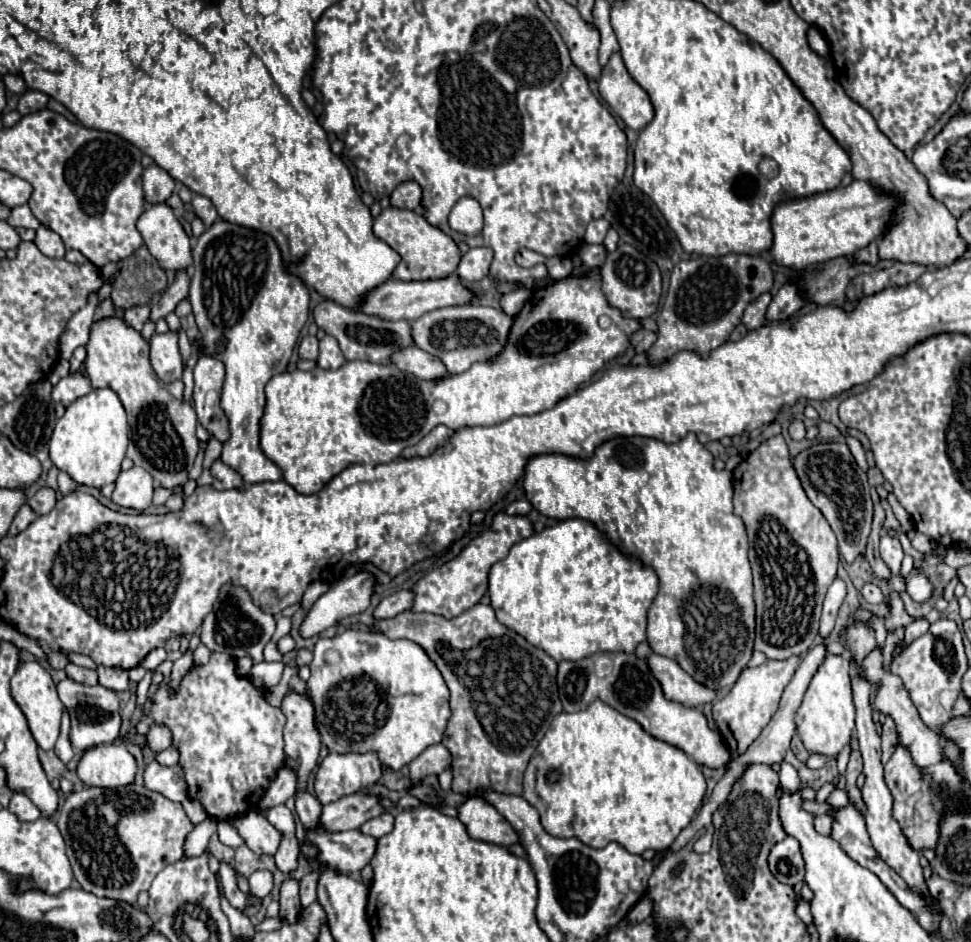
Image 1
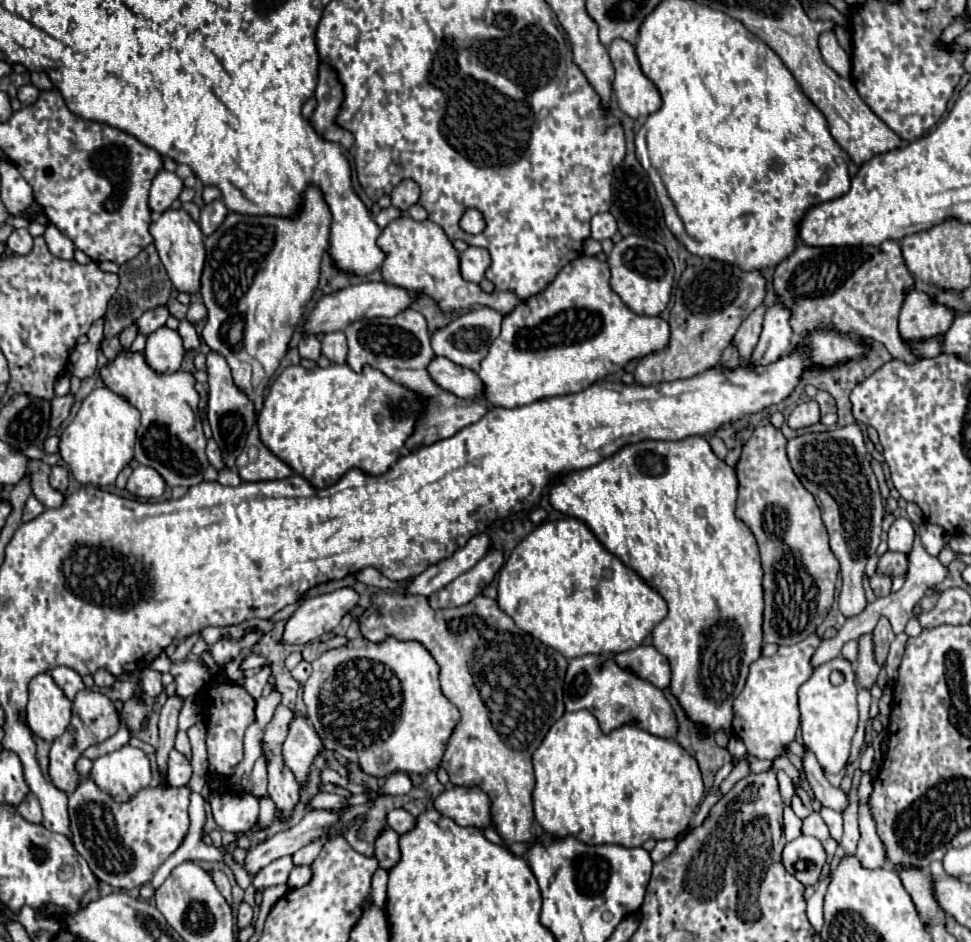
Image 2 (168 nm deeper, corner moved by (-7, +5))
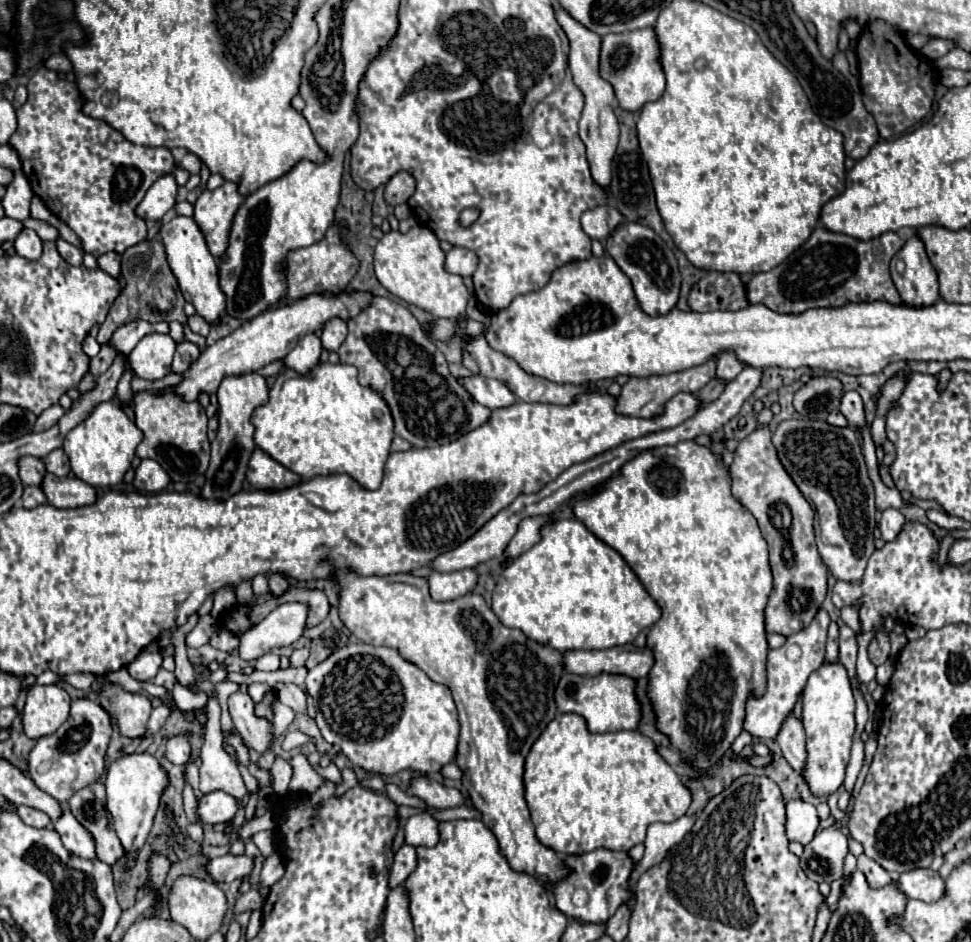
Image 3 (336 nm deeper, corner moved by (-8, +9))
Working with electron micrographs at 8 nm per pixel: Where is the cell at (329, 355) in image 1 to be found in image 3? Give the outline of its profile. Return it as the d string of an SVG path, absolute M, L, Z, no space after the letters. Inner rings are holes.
M331 318L331 322L327 322L327 326L323 326L323 330L321 330L323 348L337 352L339 346L343 344L345 336L347 336L347 324L341 318Z

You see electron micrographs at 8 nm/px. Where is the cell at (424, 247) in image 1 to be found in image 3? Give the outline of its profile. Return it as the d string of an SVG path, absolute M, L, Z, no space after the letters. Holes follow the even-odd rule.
M415 226L407 234L401 234L397 230L387 232L377 242L373 252L375 276L385 290L405 300L407 304L429 312L435 318L457 318L459 314L465 314L469 292L463 284L463 278L447 274L443 264L445 252L441 250L437 236L425 226Z

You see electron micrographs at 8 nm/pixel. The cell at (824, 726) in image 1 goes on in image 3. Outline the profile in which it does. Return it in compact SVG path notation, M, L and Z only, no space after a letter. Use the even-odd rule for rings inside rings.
M825 662L819 670L815 670L809 676L805 690L801 692L801 702L803 702L801 722L807 738L807 766L803 766L801 770L801 778L805 780L813 796L827 798L845 780L845 768L851 752L851 738L855 732L855 700L843 664Z

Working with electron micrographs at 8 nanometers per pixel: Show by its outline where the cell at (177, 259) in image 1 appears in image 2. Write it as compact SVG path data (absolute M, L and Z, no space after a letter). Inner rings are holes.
M166 210L158 220L150 224L150 234L158 248L160 260L174 284L180 292L198 292L200 288L200 274L204 268L204 244L202 244L202 230L198 224L184 212L184 210Z

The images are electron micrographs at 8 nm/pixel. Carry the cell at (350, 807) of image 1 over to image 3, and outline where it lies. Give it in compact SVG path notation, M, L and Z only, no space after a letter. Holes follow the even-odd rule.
M225 854L219 858L213 858L207 862L205 872L213 878L213 882L223 884L223 882L231 882L237 878L247 876L253 870L253 860L247 856L233 856L233 854Z

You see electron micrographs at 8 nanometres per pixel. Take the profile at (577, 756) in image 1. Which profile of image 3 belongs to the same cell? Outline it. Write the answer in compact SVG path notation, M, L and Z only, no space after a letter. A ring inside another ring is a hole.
M557 714L547 724L527 754L523 784L537 840L565 856L581 856L597 848L627 852L645 840L649 824L675 822L691 804L691 792L657 754L655 744L647 736L635 730L591 734L579 714Z

